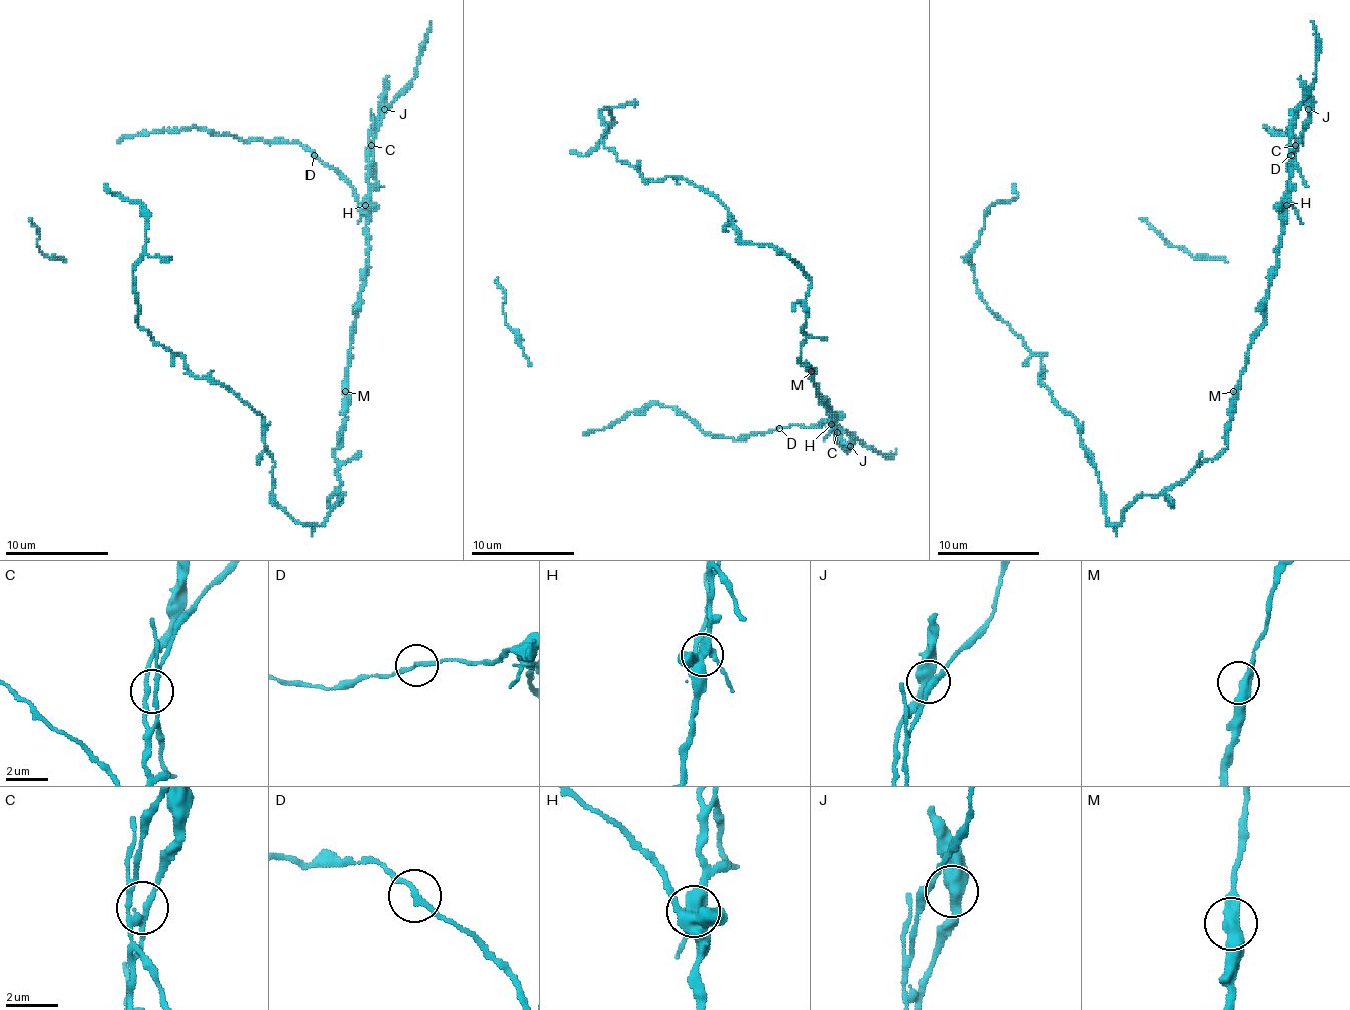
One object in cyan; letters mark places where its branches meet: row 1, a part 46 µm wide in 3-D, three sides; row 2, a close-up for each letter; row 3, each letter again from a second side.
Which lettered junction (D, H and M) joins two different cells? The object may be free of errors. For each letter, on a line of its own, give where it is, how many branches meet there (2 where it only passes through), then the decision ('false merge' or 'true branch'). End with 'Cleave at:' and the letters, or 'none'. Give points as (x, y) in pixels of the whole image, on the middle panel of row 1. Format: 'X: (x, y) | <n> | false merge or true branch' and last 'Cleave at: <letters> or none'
D: (779, 428) | 2 | true branch
H: (831, 424) | 5 | false merge
M: (811, 371) | 2 | true branch
Cleave at: H

